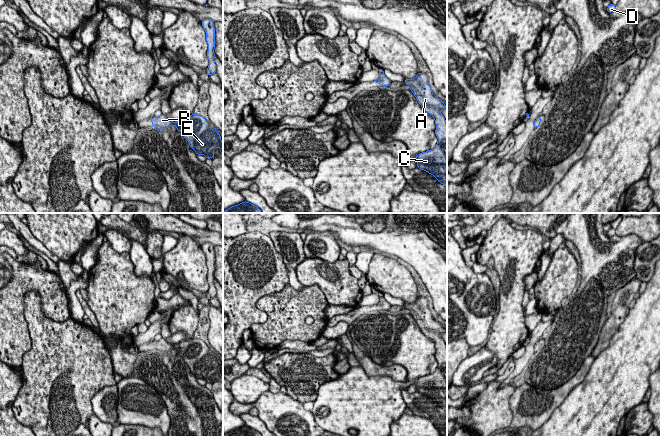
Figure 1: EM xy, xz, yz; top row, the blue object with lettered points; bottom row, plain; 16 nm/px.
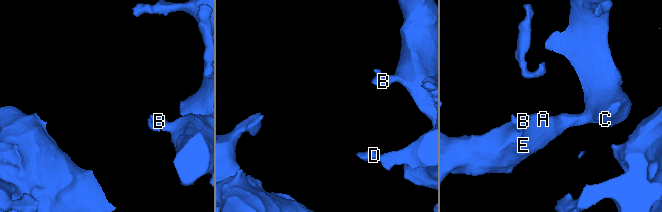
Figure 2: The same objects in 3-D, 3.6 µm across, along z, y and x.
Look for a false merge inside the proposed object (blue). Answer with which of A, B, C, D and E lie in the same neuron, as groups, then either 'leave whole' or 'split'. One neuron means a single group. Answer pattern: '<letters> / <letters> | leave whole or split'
A B C D E | leave whole

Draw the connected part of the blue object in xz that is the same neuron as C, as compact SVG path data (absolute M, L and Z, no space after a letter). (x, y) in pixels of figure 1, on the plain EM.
M418 296L414 303L405 302L405 308L410 311L422 333L434 341L436 348L438 366L433 374L416 380L417 392L433 399L447 411L447 346L440 336L447 330L433 318L427 298Z

